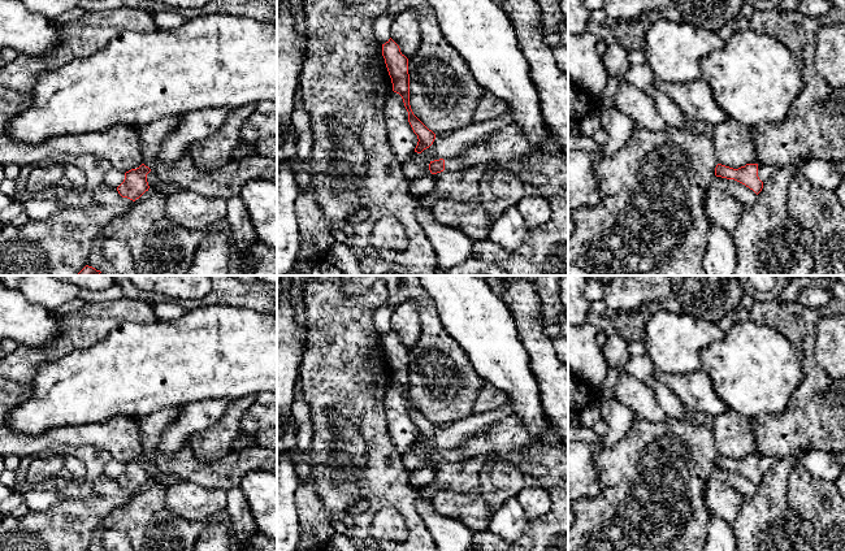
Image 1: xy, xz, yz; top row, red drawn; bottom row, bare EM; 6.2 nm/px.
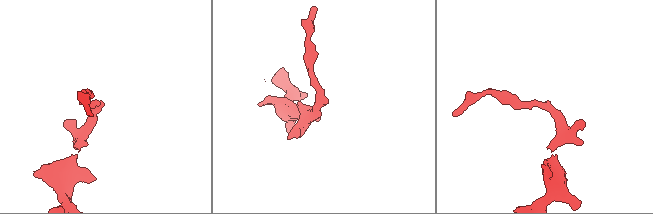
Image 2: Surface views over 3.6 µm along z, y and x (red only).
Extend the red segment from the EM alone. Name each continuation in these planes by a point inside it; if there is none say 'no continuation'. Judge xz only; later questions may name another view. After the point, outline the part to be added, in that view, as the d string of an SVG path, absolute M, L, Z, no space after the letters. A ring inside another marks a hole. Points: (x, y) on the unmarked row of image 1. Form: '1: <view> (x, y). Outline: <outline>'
1: xz (455, 455). Outline: M459 448L445 451L445 461L447 463L465 463L467 459Z

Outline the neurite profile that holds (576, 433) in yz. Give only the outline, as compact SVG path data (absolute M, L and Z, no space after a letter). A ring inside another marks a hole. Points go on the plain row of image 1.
M575 421L568 425L568 444L571 443L594 444L598 442L601 442L601 437L595 434L592 428L581 426Z

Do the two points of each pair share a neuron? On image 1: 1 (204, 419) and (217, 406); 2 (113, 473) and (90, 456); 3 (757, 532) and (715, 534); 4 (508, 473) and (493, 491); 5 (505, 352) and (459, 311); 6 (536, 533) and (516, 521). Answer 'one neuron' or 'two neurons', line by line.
1: one neuron
2: two neurons
3: two neurons
4: one neuron
5: one neuron
6: two neurons

